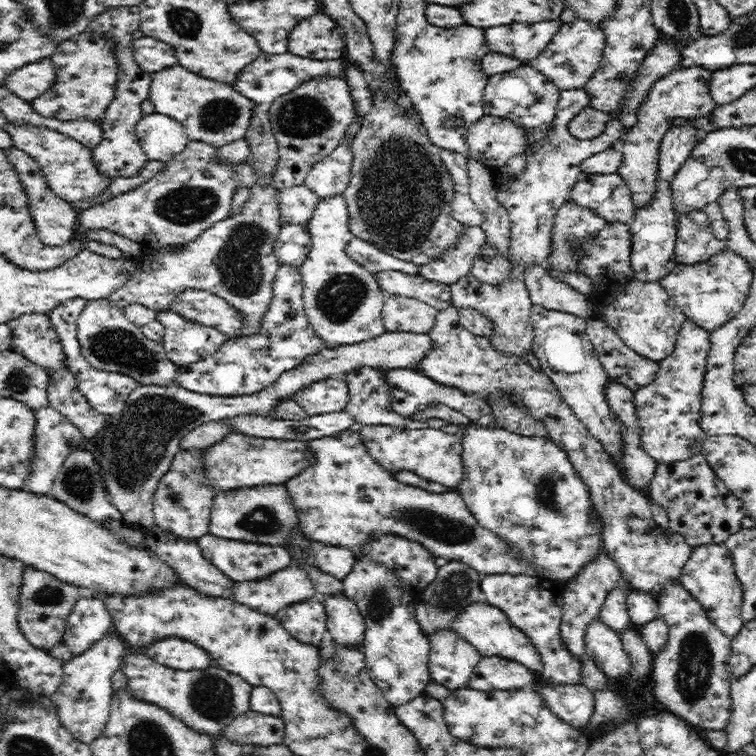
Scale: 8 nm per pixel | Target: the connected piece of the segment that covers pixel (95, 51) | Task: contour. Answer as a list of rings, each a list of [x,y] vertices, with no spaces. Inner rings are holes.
[[[82,32],[60,42],[50,61],[53,70],[52,84],[40,96],[29,101],[32,108],[48,118],[102,119],[116,88],[116,59],[112,57],[112,45],[97,40],[90,33]]]

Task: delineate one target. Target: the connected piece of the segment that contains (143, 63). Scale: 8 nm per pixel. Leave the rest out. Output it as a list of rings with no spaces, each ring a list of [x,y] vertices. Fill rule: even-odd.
[[[144,35],[133,40],[136,62],[149,73],[177,63],[173,46],[154,37]]]

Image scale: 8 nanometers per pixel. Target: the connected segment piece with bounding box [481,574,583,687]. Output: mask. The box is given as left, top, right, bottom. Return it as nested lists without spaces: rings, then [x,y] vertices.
[[[488,574],[481,579],[483,598],[491,602],[494,606],[500,607],[507,615],[511,624],[523,630],[533,641],[538,652],[541,654],[542,667],[540,676],[542,682],[550,687],[576,686],[583,682],[582,663],[576,661],[568,651],[564,650],[564,645],[560,642],[560,620],[561,603],[563,602],[563,592],[566,584],[552,581],[548,576],[540,577],[513,577],[509,574]]]

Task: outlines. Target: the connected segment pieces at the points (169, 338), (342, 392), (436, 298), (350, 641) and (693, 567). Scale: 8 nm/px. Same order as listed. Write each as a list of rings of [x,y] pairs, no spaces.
[[[170,311],[157,313],[164,325],[163,348],[170,362],[178,368],[206,358],[228,340],[228,336],[214,327],[207,327]]]
[[[326,377],[300,386],[292,397],[307,415],[312,416],[345,410],[348,396],[347,382],[343,377]]]
[[[384,270],[374,273],[374,278],[384,299],[392,297],[416,299],[435,309],[451,304],[448,286],[425,280],[421,275],[410,276],[398,270]]]
[[[344,594],[324,598],[327,612],[327,631],[333,643],[342,649],[363,650],[363,640],[367,623],[355,602]]]
[[[724,544],[693,547],[678,582],[702,605],[708,620],[724,636],[734,640],[741,633],[745,625],[741,617],[742,585],[734,572],[732,555]]]

